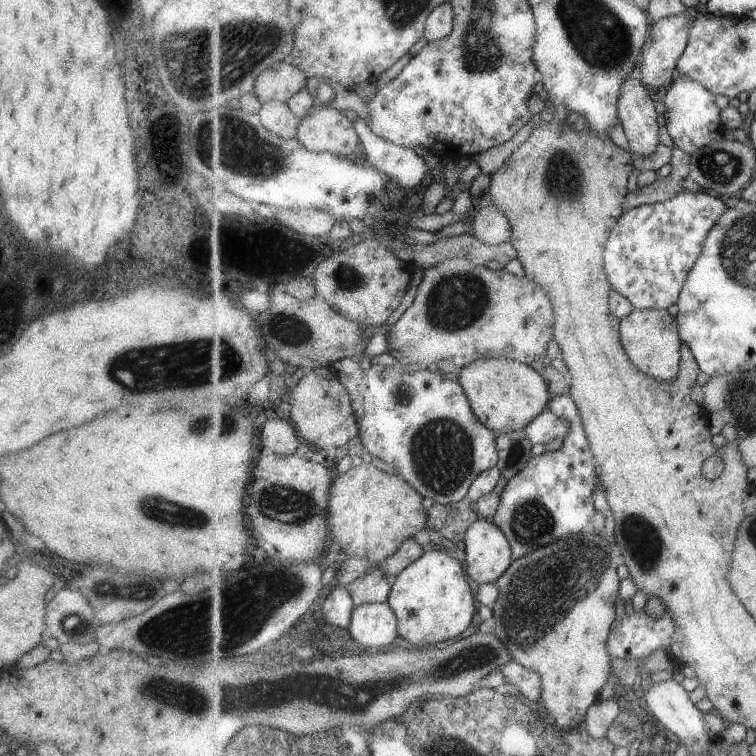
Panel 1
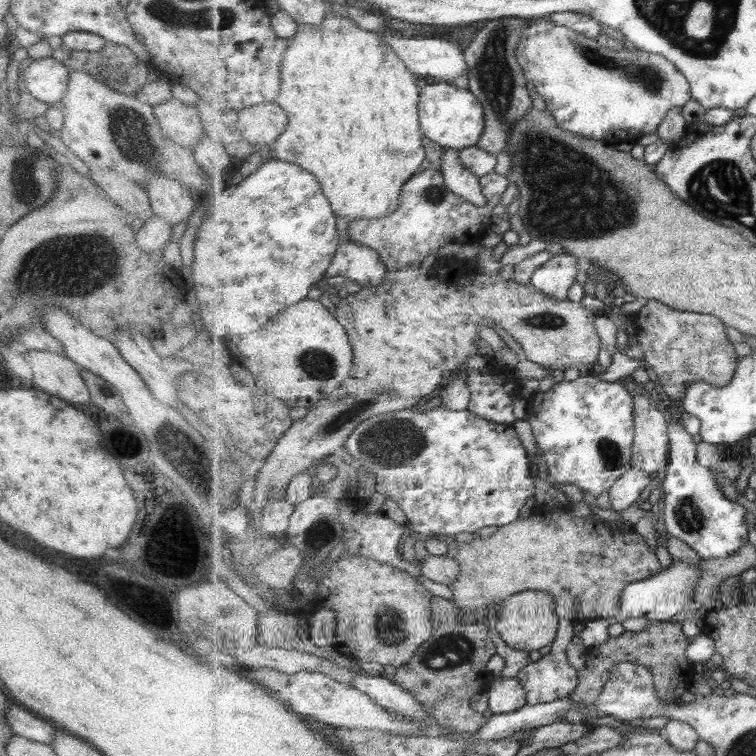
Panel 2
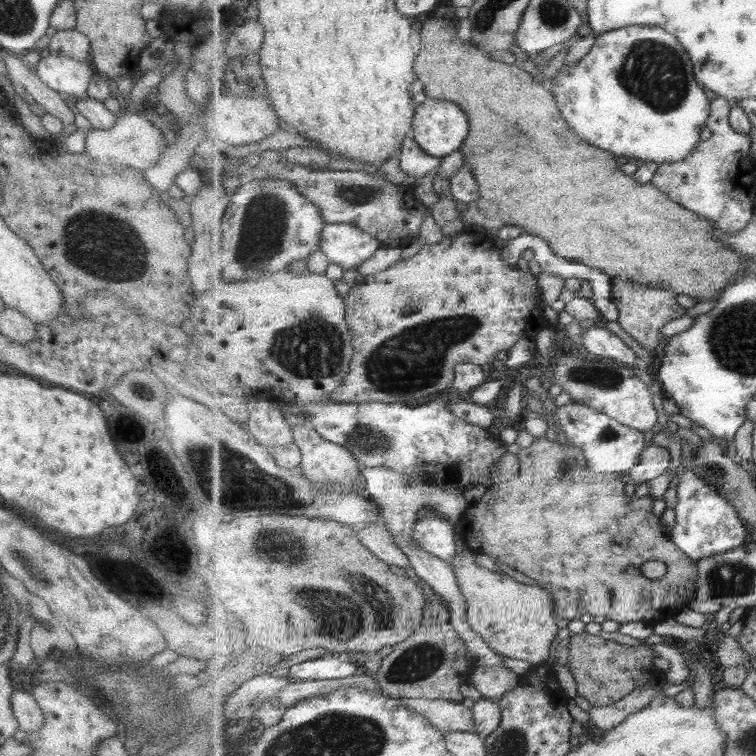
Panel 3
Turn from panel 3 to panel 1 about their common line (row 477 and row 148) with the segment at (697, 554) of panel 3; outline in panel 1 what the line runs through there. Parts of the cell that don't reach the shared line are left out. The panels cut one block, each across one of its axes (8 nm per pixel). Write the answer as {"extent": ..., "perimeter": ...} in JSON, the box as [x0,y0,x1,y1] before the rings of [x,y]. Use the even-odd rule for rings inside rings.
{"extent":[661,79,723,154],"perimeter":[[[679,79],[661,93],[664,103],[666,128],[675,146],[689,154],[723,137],[722,110],[715,104],[715,94],[692,79]]]}

